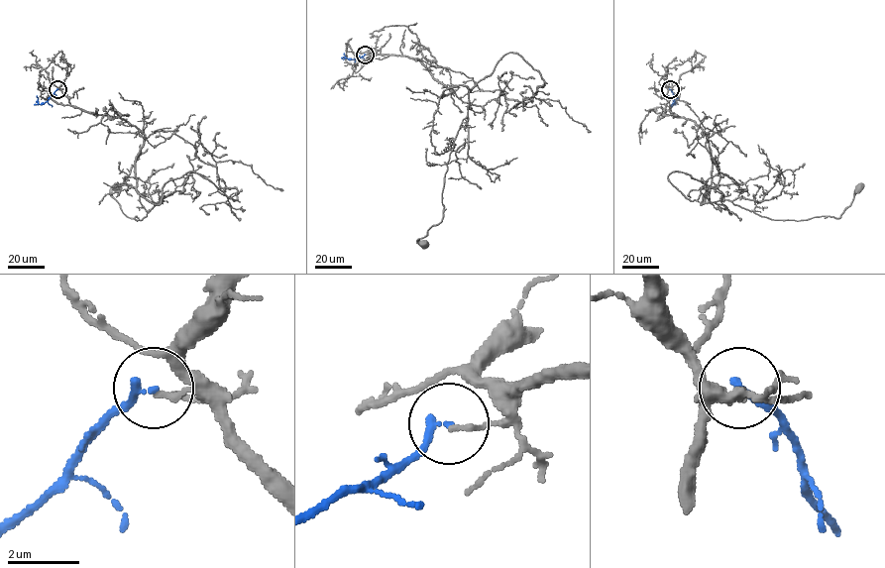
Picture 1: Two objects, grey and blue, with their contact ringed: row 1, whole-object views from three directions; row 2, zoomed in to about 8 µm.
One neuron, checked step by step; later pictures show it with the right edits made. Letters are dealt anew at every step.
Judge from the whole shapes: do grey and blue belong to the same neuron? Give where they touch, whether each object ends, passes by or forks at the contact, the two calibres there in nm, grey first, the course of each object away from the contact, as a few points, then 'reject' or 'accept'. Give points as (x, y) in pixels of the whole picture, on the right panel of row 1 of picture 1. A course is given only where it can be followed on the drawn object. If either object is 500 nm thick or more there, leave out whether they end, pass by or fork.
(670, 89) | grey ends | blue ends | 150/220 nm | grey via (670, 89), (671, 114), (707, 135), (711, 185), (702, 204), (728, 199), (772, 219), (838, 218), (859, 187) | blue via (669, 89), (674, 96), (674, 104), (668, 95) | reject

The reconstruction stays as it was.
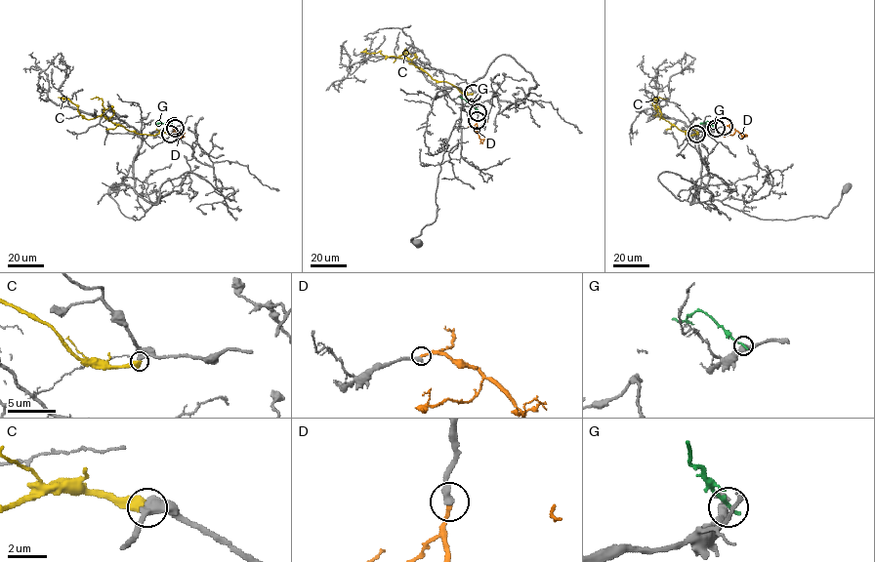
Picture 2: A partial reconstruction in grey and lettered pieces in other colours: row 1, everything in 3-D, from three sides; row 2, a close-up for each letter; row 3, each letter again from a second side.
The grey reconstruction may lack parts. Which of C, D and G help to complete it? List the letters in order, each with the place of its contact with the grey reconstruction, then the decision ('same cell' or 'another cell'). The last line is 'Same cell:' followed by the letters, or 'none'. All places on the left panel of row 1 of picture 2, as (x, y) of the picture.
C: meets grey at (170, 134); another cell
D: meets grey at (174, 126); same cell
G: meets grey at (175, 128); another cell
Same cell: D

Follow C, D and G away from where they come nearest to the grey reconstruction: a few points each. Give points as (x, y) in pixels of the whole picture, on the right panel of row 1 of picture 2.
C: (696, 134), (685, 134), (661, 115), (659, 119), (655, 98)
D: (724, 126), (734, 128), (743, 138), (747, 137)
G: (716, 128), (707, 121), (700, 124)

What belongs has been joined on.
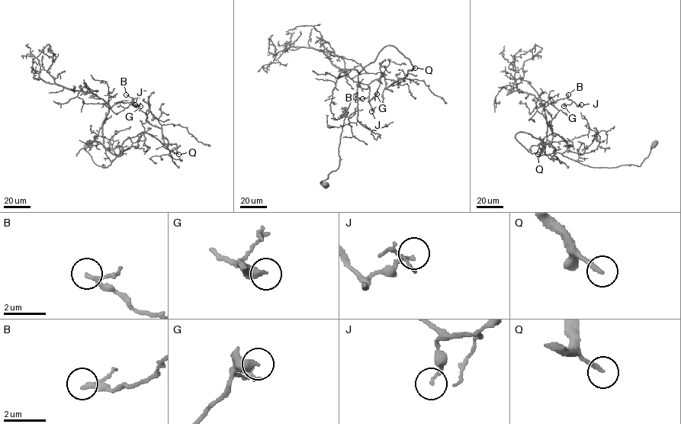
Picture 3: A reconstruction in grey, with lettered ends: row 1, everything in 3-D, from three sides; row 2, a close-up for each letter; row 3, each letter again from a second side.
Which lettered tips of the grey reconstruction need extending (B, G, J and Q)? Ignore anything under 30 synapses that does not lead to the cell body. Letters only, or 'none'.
Q

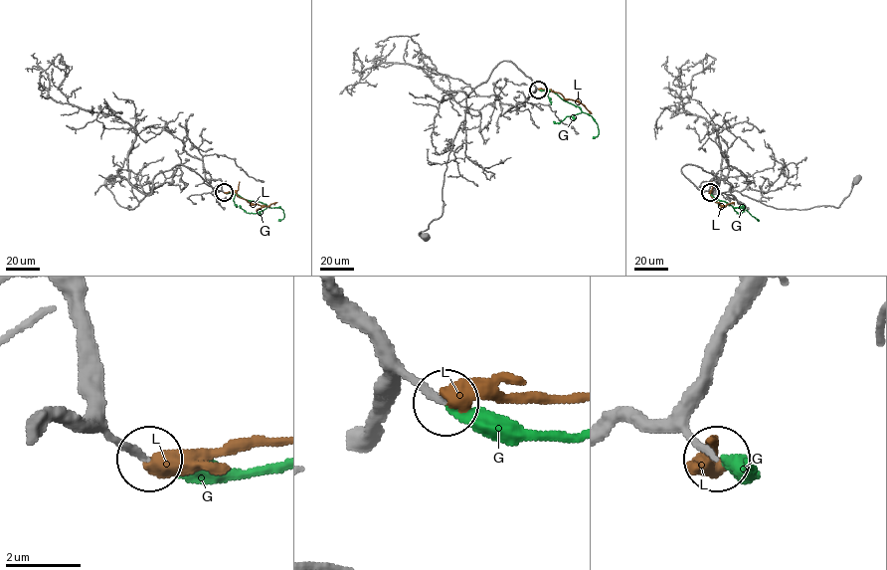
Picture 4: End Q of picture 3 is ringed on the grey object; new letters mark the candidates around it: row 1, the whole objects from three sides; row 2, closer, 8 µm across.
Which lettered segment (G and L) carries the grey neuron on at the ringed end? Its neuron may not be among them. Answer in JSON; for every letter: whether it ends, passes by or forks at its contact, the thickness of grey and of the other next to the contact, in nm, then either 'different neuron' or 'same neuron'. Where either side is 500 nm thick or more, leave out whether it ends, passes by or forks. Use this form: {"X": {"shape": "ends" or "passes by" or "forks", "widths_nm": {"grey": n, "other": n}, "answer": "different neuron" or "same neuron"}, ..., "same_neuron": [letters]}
{"G": {"shape": "ends", "widths_nm": {"grey": 190, "other": 240}, "answer": "same neuron"}, "L": {"widths_nm": {"grey": 190, "other": 500}, "answer": "different neuron"}, "same_neuron": ["G"]}

